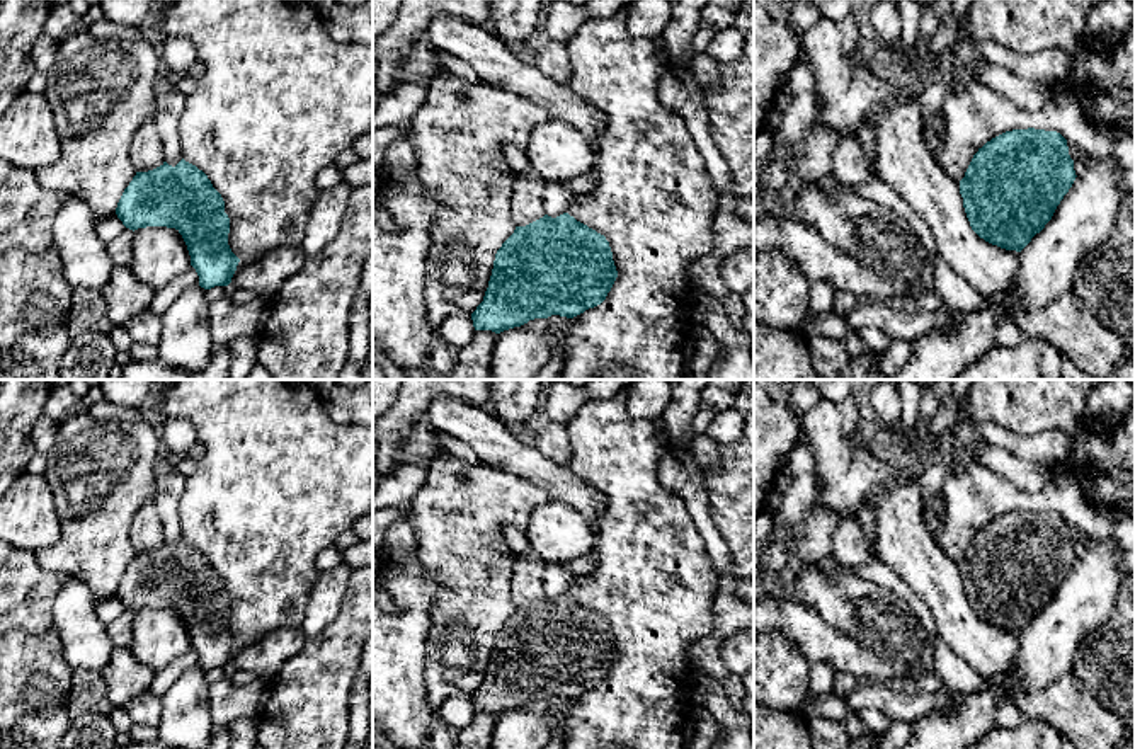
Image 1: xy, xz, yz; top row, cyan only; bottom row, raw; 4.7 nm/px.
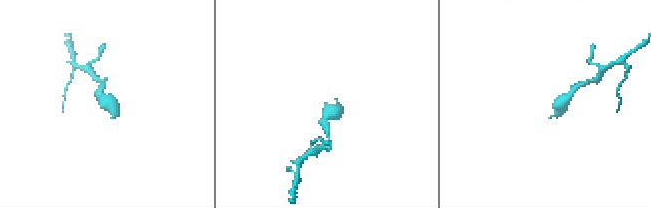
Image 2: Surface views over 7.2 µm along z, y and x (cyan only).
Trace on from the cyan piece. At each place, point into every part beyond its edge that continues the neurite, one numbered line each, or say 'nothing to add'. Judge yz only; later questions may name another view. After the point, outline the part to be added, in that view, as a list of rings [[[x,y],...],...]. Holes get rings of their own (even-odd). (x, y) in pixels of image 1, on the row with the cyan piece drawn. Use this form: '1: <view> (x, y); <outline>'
nothing to add

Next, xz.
nothing to add

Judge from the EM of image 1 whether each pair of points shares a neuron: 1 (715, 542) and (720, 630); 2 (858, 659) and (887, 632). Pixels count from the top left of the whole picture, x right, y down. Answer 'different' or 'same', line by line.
1: same
2: different

